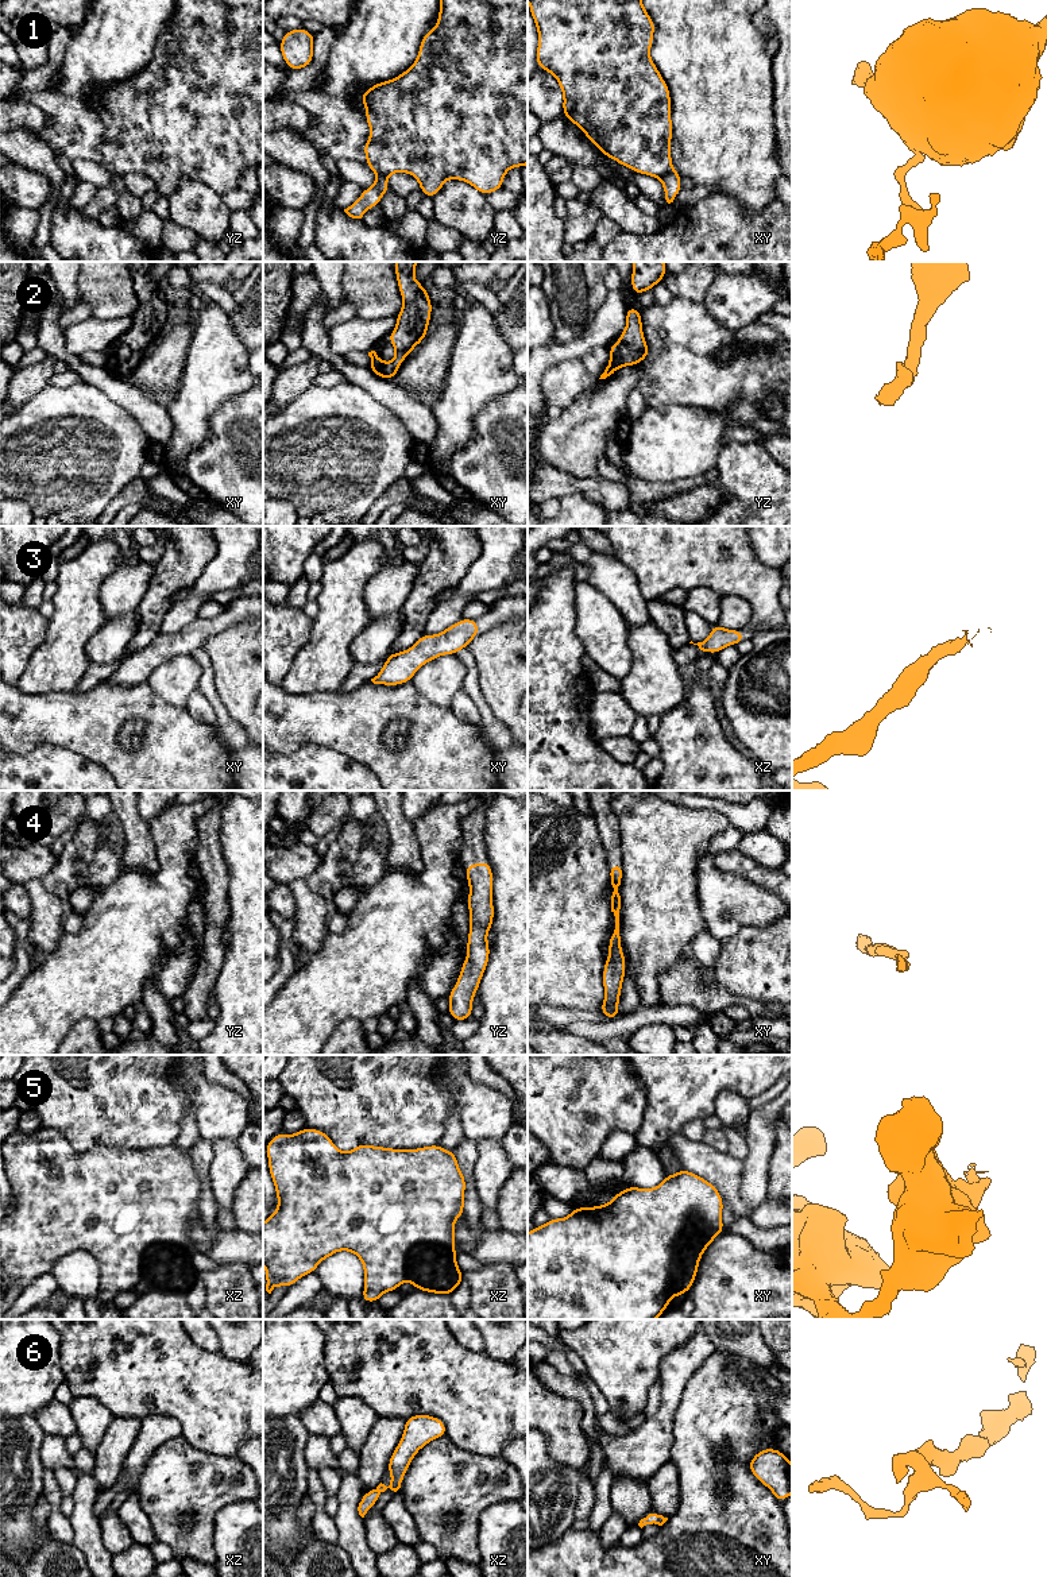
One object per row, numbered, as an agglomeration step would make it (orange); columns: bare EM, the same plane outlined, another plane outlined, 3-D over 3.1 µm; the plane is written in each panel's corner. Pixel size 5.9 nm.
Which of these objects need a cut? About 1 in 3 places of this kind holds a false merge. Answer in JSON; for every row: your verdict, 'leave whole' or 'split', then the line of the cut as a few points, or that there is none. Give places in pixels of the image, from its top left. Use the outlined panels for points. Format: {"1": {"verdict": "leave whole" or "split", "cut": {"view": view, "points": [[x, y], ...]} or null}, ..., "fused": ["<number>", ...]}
{"1": {"verdict": "split", "cut": {"view": "xy", "points": [[673, 170], [661, 178]]}}, "2": {"verdict": "leave whole", "cut": null}, "3": {"verdict": "leave whole", "cut": null}, "4": {"verdict": "leave whole", "cut": null}, "5": {"verdict": "split", "cut": {"view": "xy", "points": [[695, 1217], [687, 1222], [676, 1245], [676, 1262], [669, 1297]]}}, "6": {"verdict": "leave whole", "cut": null}, "fused": ["1", "5"]}

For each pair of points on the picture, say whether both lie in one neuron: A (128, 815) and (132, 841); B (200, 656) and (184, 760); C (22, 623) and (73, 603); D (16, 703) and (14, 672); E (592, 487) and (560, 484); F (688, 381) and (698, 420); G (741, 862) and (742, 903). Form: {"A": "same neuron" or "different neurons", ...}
{"A": "same neuron", "B": "different neurons", "C": "different neurons", "D": "different neurons", "E": "same neuron", "F": "different neurons", "G": "different neurons"}

